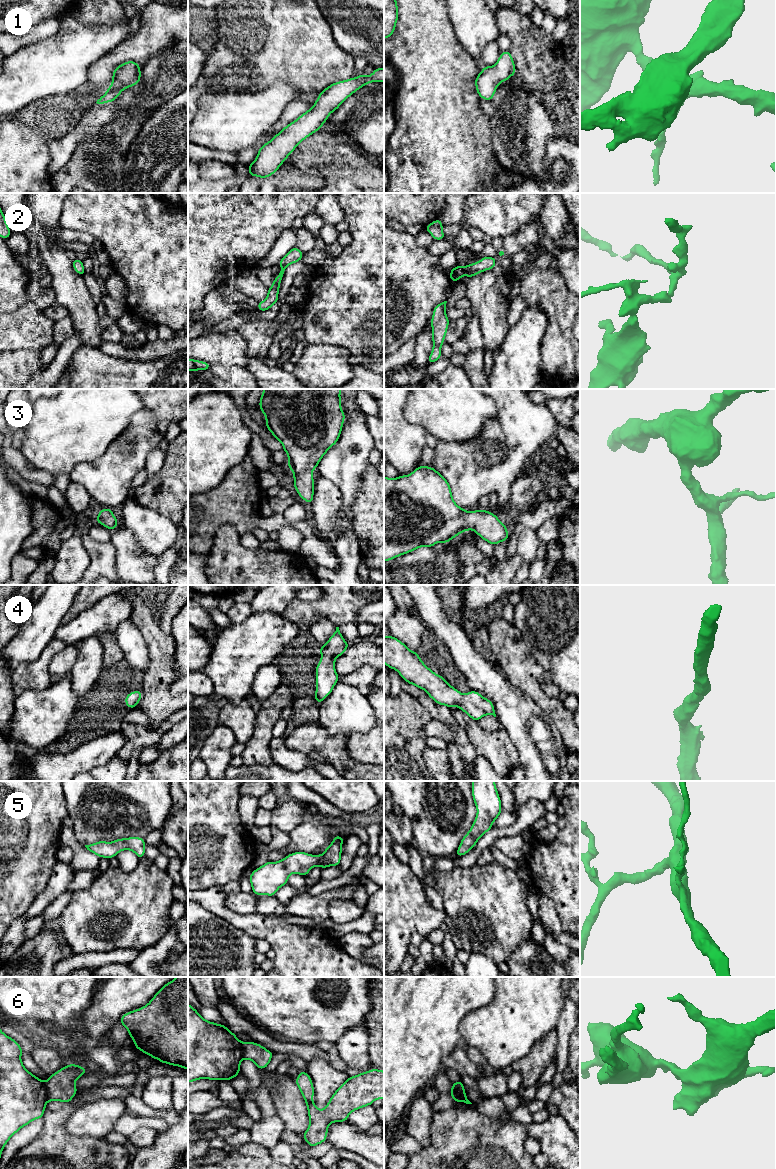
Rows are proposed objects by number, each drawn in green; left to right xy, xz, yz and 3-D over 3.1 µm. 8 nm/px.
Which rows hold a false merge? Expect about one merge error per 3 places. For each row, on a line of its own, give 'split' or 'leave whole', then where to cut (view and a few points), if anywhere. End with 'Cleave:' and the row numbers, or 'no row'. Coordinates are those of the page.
1: leave whole; no cut
2: leave whole; no cut
3: leave whole; no cut
4: leave whole; no cut
5: leave whole; no cut
6: split; cut in xy along (43, 1083), (48, 1100)
Cleave: 6

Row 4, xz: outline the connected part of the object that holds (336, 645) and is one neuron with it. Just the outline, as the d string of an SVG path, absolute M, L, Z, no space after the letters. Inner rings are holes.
M336 627L327 643L319 647L322 659L316 666L316 692L314 694L318 704L329 696L339 681L335 670L335 659L345 653L349 645L342 637L339 627Z

